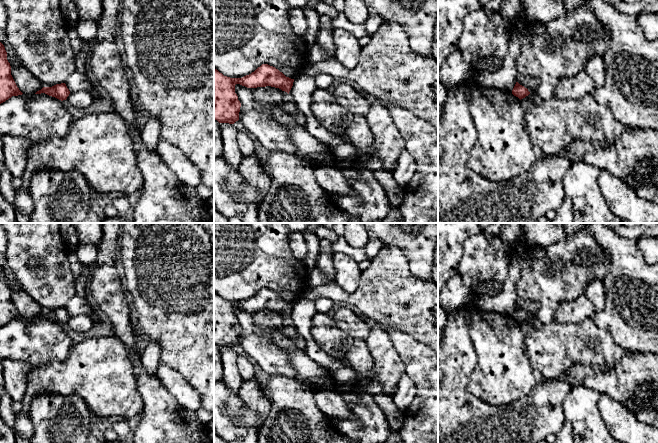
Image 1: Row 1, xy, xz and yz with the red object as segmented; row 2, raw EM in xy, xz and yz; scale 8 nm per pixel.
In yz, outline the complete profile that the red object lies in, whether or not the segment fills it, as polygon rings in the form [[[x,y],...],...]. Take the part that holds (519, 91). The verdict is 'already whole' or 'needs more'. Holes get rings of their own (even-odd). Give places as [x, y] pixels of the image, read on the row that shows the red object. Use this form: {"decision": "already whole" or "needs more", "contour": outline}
{"decision": "already whole", "contour": [[[516,82],[516,84],[512,90],[512,94],[521,100],[521,99],[525,98],[526,96],[528,96],[530,94],[530,92],[528,91],[527,88],[525,88],[524,86],[522,86],[518,82]]]}

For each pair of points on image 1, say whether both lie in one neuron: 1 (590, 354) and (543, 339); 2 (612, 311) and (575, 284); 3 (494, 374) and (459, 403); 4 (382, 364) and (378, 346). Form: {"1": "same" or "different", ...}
{"1": "same", "2": "different", "3": "different", "4": "same"}

